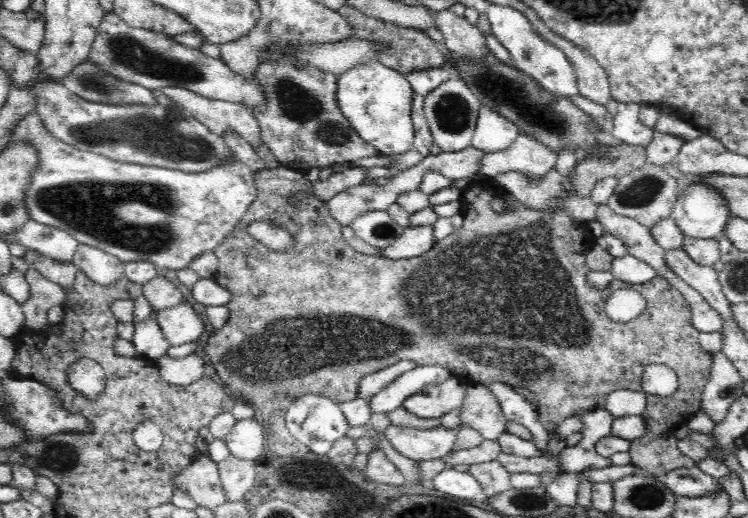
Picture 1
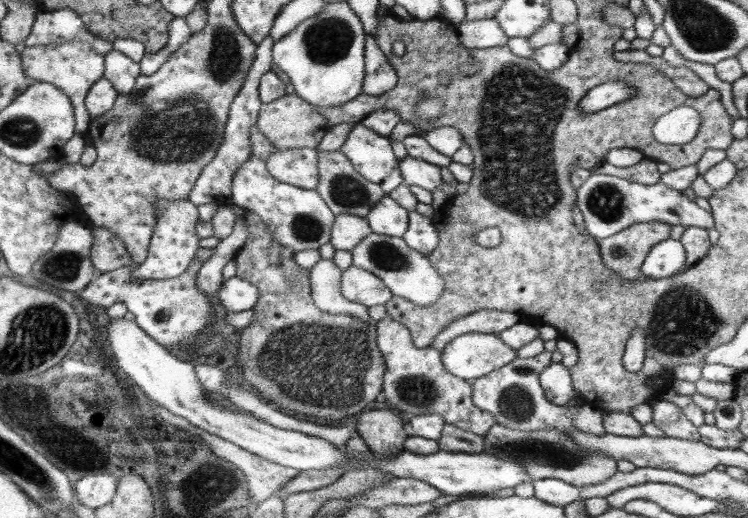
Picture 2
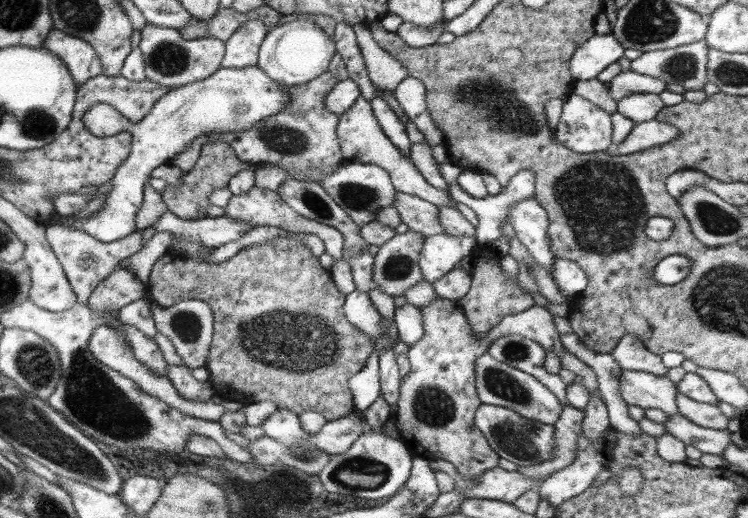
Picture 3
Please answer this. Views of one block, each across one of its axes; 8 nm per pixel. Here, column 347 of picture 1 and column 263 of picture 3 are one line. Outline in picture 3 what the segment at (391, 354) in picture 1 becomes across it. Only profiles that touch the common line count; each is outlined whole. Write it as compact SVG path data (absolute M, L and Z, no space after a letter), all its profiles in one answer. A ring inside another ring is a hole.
M274 236L267 242L260 244L260 246L250 246L240 250L233 258L219 264L198 262L194 259L183 258L176 253L169 253L160 257L154 264L149 280L150 294L152 294L154 302L162 308L167 309L184 299L203 300L210 305L213 312L213 340L211 341L205 367L209 372L209 381L214 388L214 392L218 393L223 400L241 402L243 405L262 401L274 402L278 408L288 409L297 415L304 411L319 412L327 421L338 420L338 418L346 416L348 412L355 410L348 379L365 367L368 357L373 351L373 343L368 339L368 336L365 336L358 328L355 328L353 324L346 320L343 310L345 295L336 288L330 271L324 269L318 263L318 257L314 256L312 250L306 247L301 240Z

